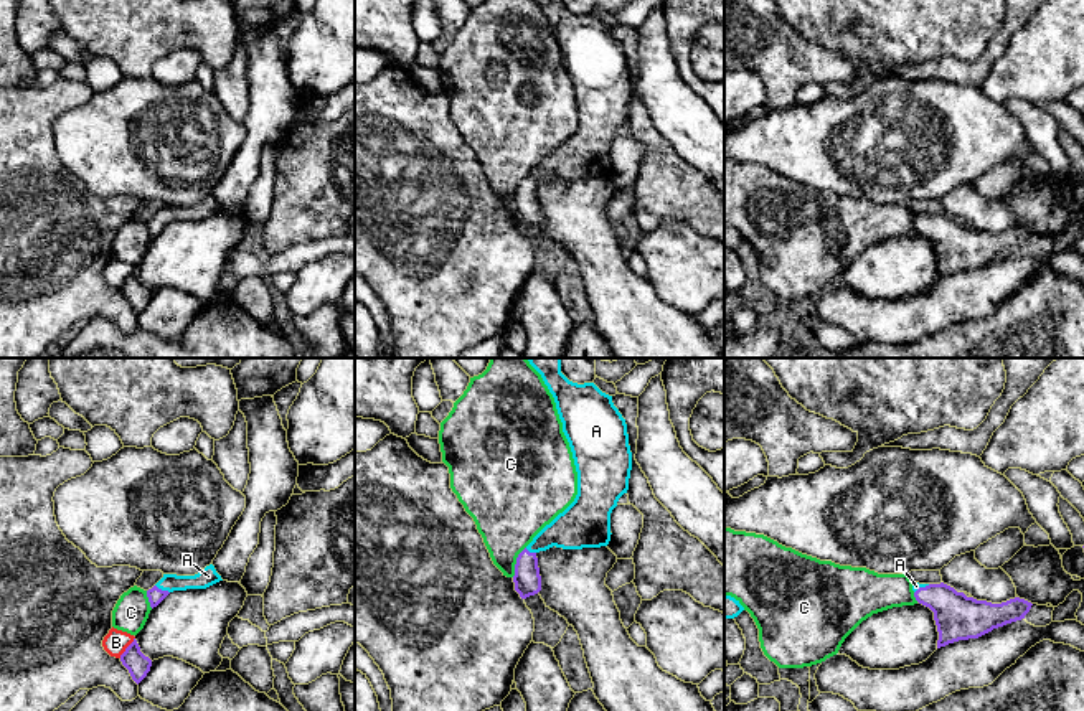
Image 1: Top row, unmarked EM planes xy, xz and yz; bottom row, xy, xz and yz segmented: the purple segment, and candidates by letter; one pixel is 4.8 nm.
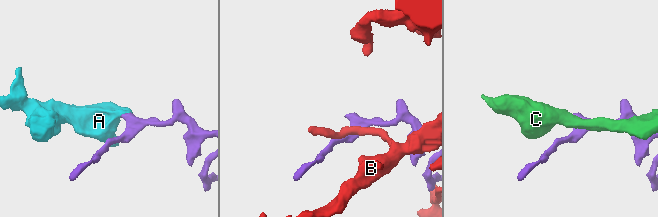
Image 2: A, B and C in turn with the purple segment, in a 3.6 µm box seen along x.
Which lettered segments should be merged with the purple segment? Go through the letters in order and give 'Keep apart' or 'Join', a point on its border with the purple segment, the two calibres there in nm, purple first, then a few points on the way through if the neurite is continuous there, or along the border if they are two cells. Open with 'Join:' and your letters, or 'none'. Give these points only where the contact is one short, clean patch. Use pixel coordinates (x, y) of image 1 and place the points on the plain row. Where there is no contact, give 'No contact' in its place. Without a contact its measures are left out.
Join: A
A: Join. Touches purple at xy (160, 220). Thickness 80 nm (purple) against 90 nm. Path across: xy (155, 226), (160, 220), (208, 207)
B: Keep apart. Touches purple at xy (127, 277). Thickness 110 nm (purple) against 120 nm
C: Keep apart. Touches purple at xz (517, 192). Thickness 130 nm (purple) against 340 nm

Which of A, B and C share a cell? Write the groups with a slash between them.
A / B / C

